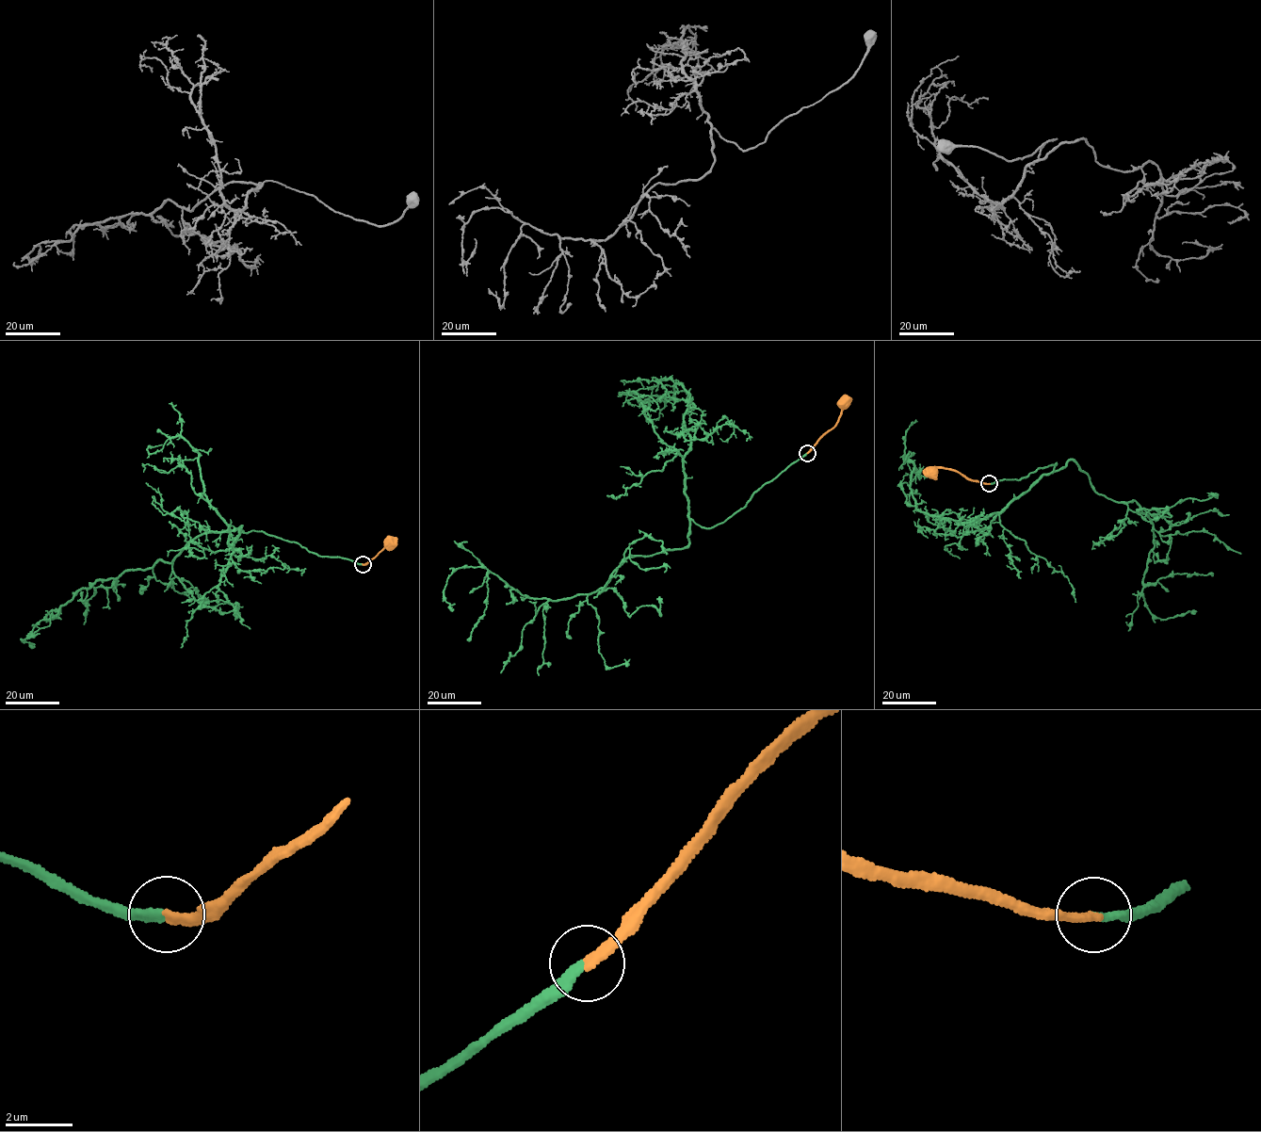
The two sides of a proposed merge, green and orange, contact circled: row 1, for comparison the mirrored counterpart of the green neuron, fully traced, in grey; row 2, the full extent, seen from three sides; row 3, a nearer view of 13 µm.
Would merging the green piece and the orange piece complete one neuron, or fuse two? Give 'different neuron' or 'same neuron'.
same neuron

